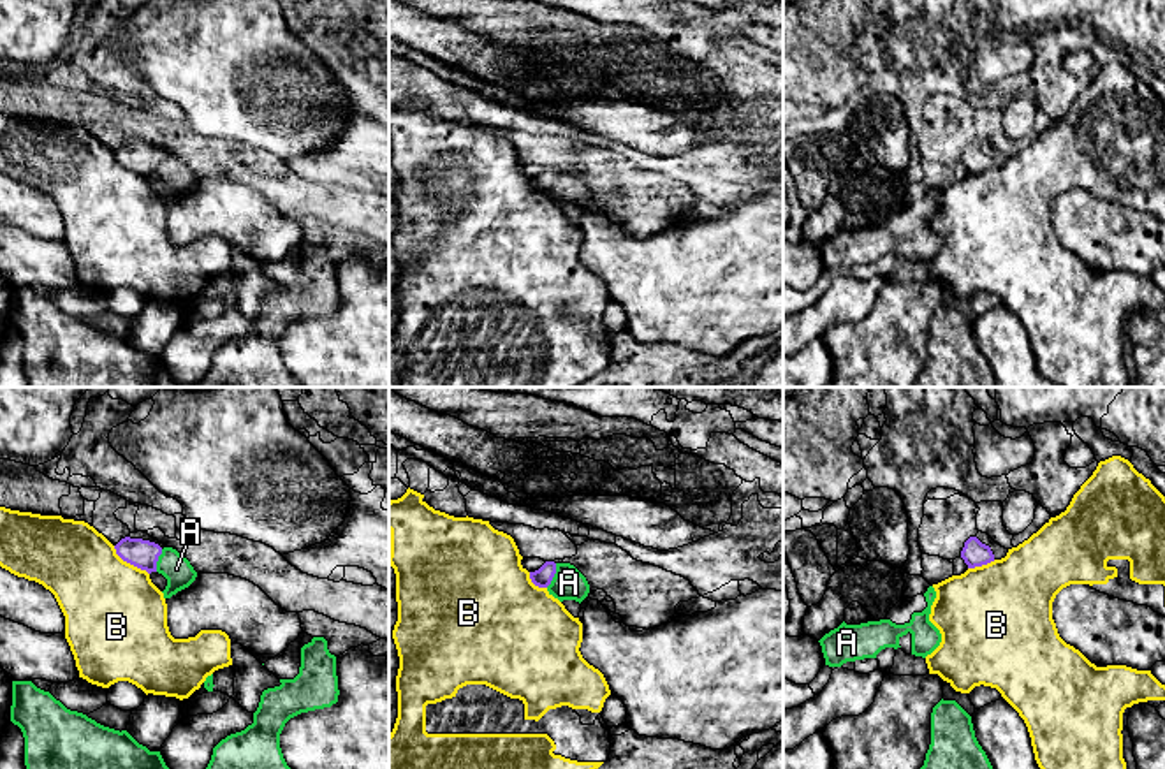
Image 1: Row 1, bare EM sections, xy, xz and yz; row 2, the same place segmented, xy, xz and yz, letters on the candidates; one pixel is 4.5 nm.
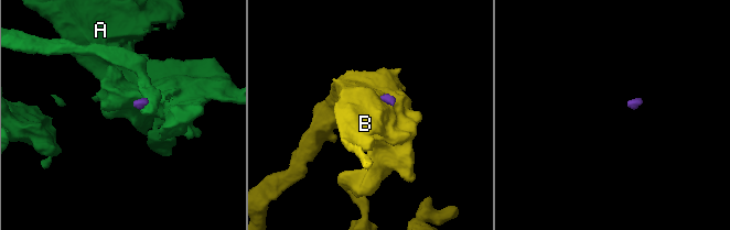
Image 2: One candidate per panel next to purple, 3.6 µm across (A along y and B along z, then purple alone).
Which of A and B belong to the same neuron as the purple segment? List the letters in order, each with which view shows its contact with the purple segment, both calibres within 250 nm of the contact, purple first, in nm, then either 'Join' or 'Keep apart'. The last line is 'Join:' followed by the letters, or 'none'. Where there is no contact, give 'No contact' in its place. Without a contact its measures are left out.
A: Touches purple in xz. Thickness 90 nm (purple) against 150 nm. Join
B: Touches purple in xy. Thickness 130 nm (purple) against 460 nm. Keep apart
Join: A

